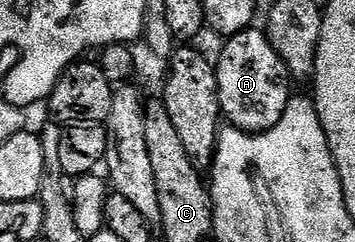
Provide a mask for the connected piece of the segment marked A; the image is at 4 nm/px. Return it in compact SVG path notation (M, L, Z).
M250 28L228 35L224 39L221 59L215 62L224 121L232 129L245 134L262 134L275 128L275 124L283 120L283 112L287 112L289 99L295 94L287 64L283 64L279 52L275 52L268 33L257 29Z

